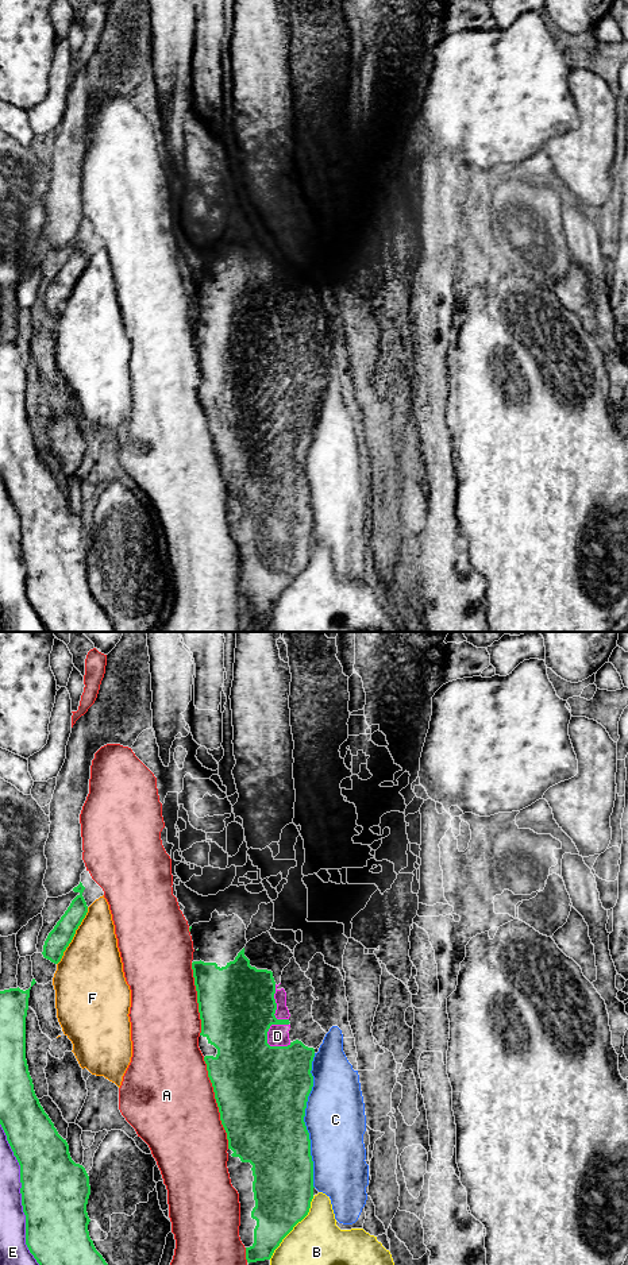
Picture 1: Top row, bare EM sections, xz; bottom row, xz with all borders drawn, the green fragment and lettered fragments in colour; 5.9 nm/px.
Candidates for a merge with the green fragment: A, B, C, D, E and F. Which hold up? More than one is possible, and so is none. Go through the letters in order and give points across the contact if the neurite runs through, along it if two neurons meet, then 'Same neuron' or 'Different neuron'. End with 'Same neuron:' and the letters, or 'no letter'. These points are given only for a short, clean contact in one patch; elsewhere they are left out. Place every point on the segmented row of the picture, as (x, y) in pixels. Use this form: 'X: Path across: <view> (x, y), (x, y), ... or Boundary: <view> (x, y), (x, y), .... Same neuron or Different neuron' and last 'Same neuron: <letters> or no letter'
A: Different neuron
B: Different neuron
C: Different neuron
D: Different neuron
E: Different neuron
F: Different neuron
Same neuron: no letter

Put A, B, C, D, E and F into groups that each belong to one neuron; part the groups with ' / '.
A / B / C / D / E / F

